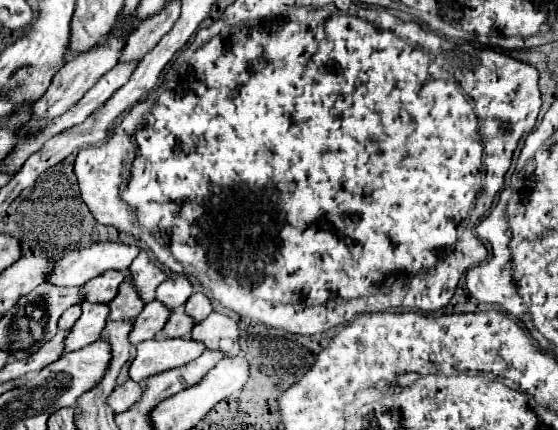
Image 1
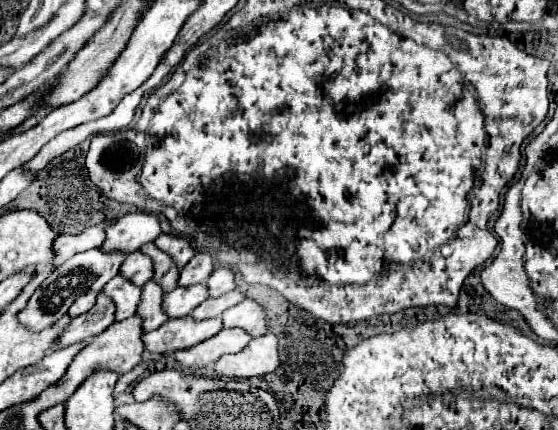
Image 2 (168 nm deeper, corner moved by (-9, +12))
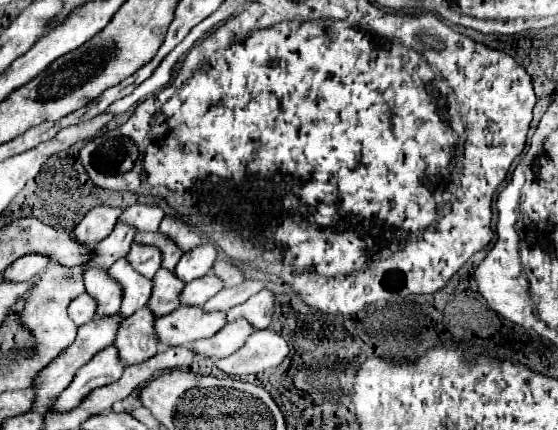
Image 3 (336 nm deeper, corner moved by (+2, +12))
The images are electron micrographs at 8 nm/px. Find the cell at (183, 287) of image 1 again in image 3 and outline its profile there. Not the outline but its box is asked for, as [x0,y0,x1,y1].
[174,244,218,282]

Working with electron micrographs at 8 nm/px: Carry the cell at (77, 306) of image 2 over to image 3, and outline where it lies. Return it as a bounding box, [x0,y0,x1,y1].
[68,292,96,326]

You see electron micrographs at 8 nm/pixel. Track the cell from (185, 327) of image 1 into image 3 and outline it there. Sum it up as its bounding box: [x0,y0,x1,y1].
[204,280,264,312]

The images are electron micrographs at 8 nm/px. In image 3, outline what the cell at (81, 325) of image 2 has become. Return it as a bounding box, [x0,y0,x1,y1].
[84,268,122,316]

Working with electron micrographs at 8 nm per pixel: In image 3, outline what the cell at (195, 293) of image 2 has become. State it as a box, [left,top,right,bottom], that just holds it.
[180,274,222,306]

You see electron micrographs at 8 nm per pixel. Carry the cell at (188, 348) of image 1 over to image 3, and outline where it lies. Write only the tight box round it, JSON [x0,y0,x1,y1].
[154,306,224,346]

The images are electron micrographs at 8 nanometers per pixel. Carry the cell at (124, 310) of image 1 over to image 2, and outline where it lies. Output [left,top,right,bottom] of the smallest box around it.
[141,242,179,292]

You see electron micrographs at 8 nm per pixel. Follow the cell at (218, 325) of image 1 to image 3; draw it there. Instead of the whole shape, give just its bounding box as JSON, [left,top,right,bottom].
[226,290,274,328]

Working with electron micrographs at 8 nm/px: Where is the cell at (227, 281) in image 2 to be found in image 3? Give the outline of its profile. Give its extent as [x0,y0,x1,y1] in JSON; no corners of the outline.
[212,260,244,288]

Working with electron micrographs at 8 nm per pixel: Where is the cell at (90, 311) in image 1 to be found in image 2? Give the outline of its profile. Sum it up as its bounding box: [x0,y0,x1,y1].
[103,274,143,320]

